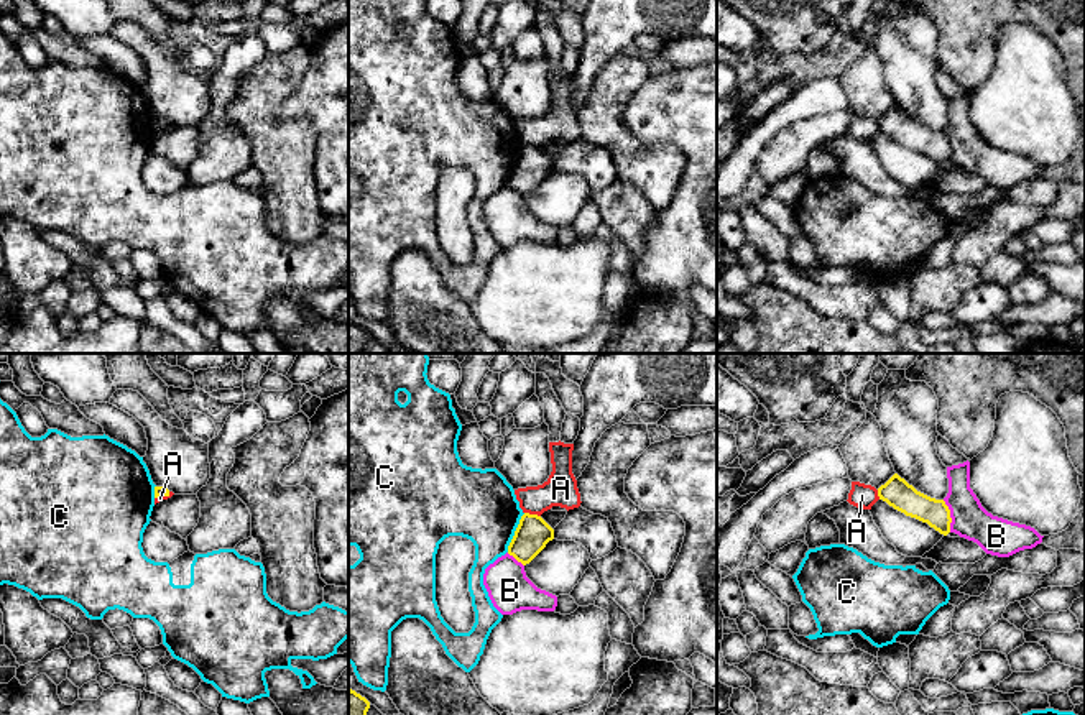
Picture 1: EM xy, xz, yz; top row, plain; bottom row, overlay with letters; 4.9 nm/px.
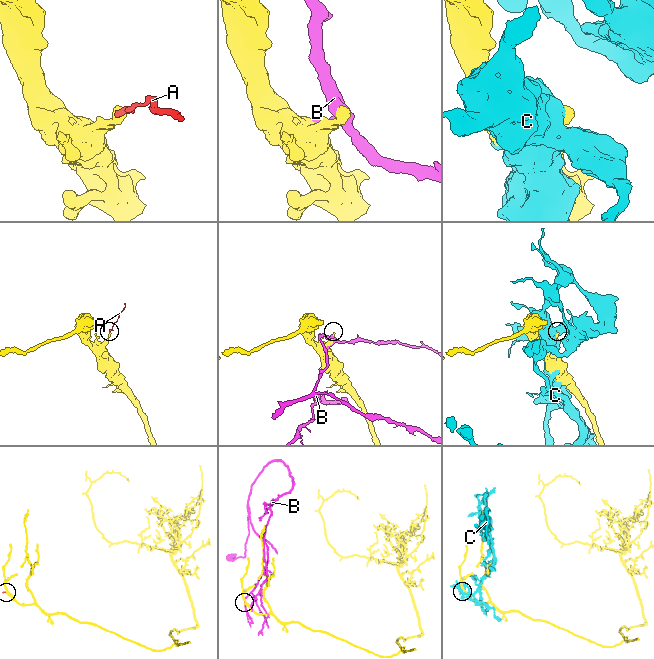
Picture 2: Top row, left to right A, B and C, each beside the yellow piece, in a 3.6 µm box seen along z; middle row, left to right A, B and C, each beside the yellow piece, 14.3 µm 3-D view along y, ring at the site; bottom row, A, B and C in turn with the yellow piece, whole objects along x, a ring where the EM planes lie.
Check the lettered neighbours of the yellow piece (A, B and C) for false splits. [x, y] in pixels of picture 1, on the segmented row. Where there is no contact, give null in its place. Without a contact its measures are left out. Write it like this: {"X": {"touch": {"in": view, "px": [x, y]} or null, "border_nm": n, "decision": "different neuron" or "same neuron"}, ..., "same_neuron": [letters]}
{"A": {"touch": {"in": "xz", "px": [533, 515]}, "border_nm": 80, "decision": "different neuron"}, "B": {"touch": {"in": "yz", "px": [949, 516]}, "border_nm": 170, "decision": "different neuron"}, "C": {"touch": {"in": "xz", "px": [515, 533]}, "border_nm": 220, "decision": "different neuron"}, "same_neuron": []}

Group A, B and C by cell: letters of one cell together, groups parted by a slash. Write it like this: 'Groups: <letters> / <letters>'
Groups: A / B / C

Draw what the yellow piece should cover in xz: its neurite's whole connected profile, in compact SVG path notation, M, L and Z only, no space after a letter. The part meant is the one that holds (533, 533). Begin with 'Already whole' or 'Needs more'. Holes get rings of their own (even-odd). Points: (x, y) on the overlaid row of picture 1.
Already whole. M524 513L508 546L508 554L526 565L552 539L554 529L541 516Z

